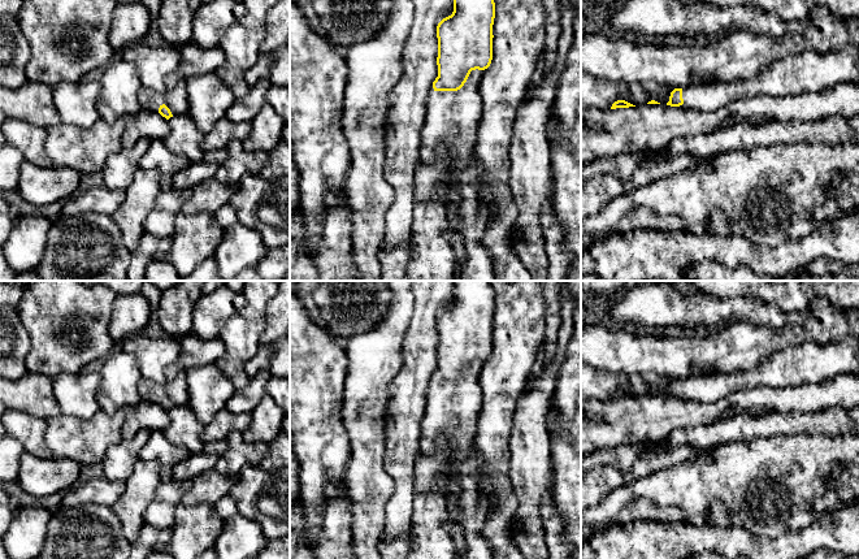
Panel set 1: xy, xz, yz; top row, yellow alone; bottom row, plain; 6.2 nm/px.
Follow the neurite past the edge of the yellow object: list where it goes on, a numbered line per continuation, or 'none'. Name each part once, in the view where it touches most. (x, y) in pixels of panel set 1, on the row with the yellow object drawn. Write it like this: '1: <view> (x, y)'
1: xz (452, 118)

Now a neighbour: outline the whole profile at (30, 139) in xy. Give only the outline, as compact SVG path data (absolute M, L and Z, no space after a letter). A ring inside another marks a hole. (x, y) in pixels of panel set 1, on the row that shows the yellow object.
M6 118L1 126L5 142L18 148L26 161L47 168L52 162L47 155L44 143L47 130L17 118Z

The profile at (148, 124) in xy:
M142 108L135 114L123 118L125 129L121 136L123 148L131 148L139 139L161 139L169 133L169 122L159 112Z

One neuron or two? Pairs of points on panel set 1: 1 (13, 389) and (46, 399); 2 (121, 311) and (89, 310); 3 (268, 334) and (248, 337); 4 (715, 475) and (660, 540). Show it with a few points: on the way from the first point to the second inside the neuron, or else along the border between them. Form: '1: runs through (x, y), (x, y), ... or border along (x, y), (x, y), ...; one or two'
1: runs through (21, 394), (33, 394), (38, 399); one
2: border along (116, 295), (108, 324), (108, 334), (113, 341); two
3: border along (264, 319), (264, 330), (259, 342); two
4: border along (681, 521), (689, 525), (714, 527); two

